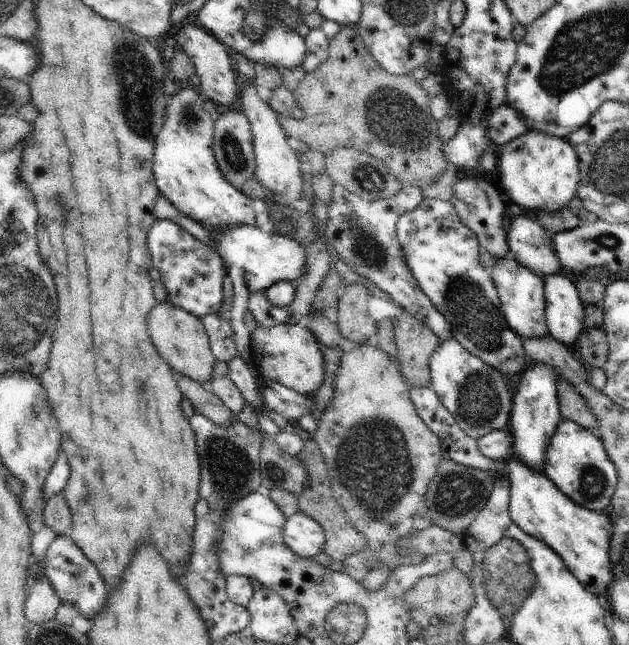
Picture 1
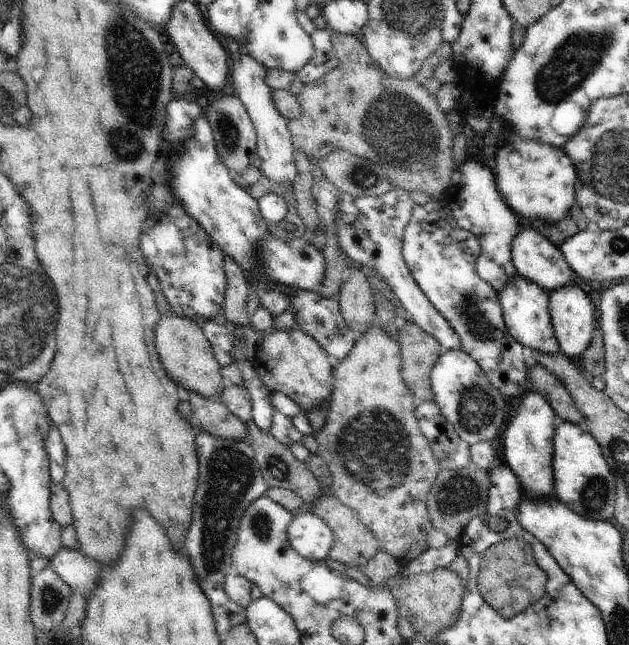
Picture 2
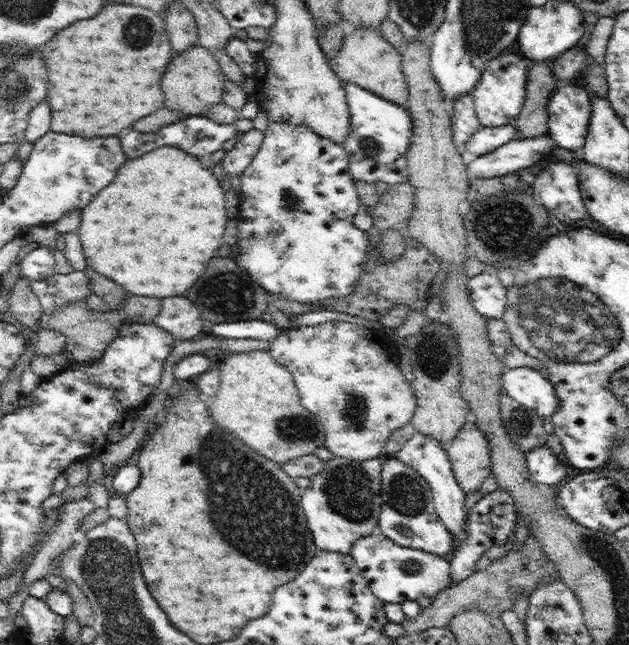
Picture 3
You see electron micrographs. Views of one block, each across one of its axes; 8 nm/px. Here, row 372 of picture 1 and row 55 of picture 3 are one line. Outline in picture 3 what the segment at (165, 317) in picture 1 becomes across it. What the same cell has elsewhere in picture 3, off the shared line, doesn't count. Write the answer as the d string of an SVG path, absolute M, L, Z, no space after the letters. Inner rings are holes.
M195 44L173 58L166 74L162 76L166 106L170 110L178 110L184 115L184 119L206 116L206 112L212 105L222 102L222 91L224 91L225 76L214 58L213 51Z

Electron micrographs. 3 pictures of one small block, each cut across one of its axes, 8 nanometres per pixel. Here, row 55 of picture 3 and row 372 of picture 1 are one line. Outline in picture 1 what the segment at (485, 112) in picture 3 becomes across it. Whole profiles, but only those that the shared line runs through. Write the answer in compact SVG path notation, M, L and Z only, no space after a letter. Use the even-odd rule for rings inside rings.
M423 197L412 212L400 215L396 236L410 272L452 326L452 336L504 378L520 377L530 364L523 340L508 328L491 273L480 264L480 242L476 233L460 220L451 201Z

